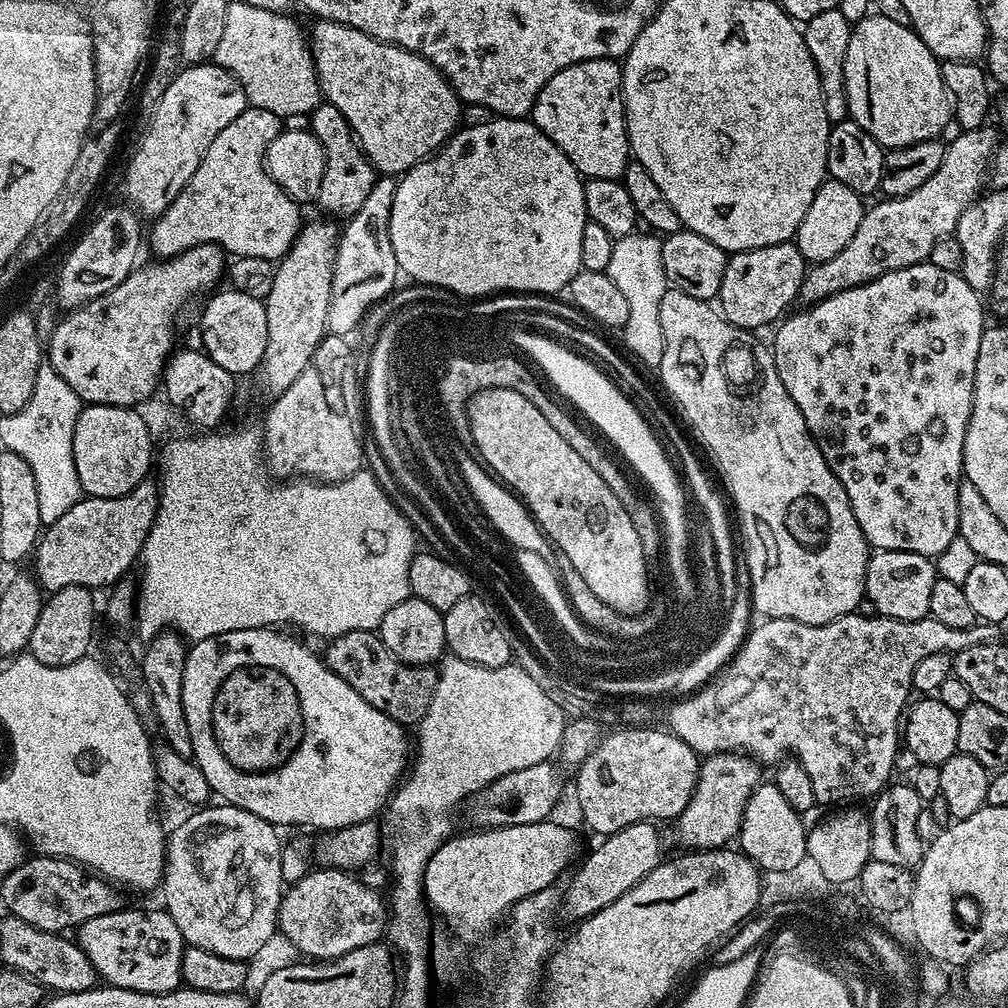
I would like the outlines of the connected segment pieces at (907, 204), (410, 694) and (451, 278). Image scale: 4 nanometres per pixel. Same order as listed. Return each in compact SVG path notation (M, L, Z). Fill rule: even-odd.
M985 126L969 132L961 131L960 136L953 138L952 145L949 143L945 147L942 166L938 166L938 170L933 176L924 185L918 186L918 190L914 190L914 194L884 198L881 199L881 204L876 204L873 208L871 205L865 211L862 222L858 222L858 231L854 233L854 238L850 242L846 242L846 247L840 253L834 254L834 258L821 264L811 265L805 271L798 297L799 303L811 306L842 290L850 290L854 286L862 286L874 278L882 278L882 274L890 274L894 270L902 270L906 266L925 263L929 259L931 251L934 250L934 246L955 233L958 218L962 218L962 212L974 203L985 187L983 184L986 184L986 177L989 175L998 143L997 129L992 128Z
M367 628L350 630L346 634L329 639L327 644L328 649L322 652L322 659L330 670L334 670L334 674L338 674L338 678L350 682L350 686L354 686L354 690L358 690L358 694L362 694L362 698L366 698L366 702L370 702L370 706L382 710L390 718L397 720L399 724L419 725L426 710L430 710L434 690L441 678L441 673L435 672L437 670L435 667L426 664L407 664L394 658L394 654L390 654L390 650L386 650L386 646L380 641L379 635Z
M502 116L484 126L461 127L443 148L421 164L414 165L398 181L397 193L393 196L393 209L390 210L389 232L399 271L404 276L408 275L409 281L445 287L446 290L456 292L460 298L488 298L493 294L560 294L567 289L570 278L581 271L582 226L589 222L584 180L570 158L566 158L566 154L562 154L562 150L558 150L558 146L554 146L554 142L550 142L550 138L546 138L546 134L542 134L540 127L532 123L531 119Z

